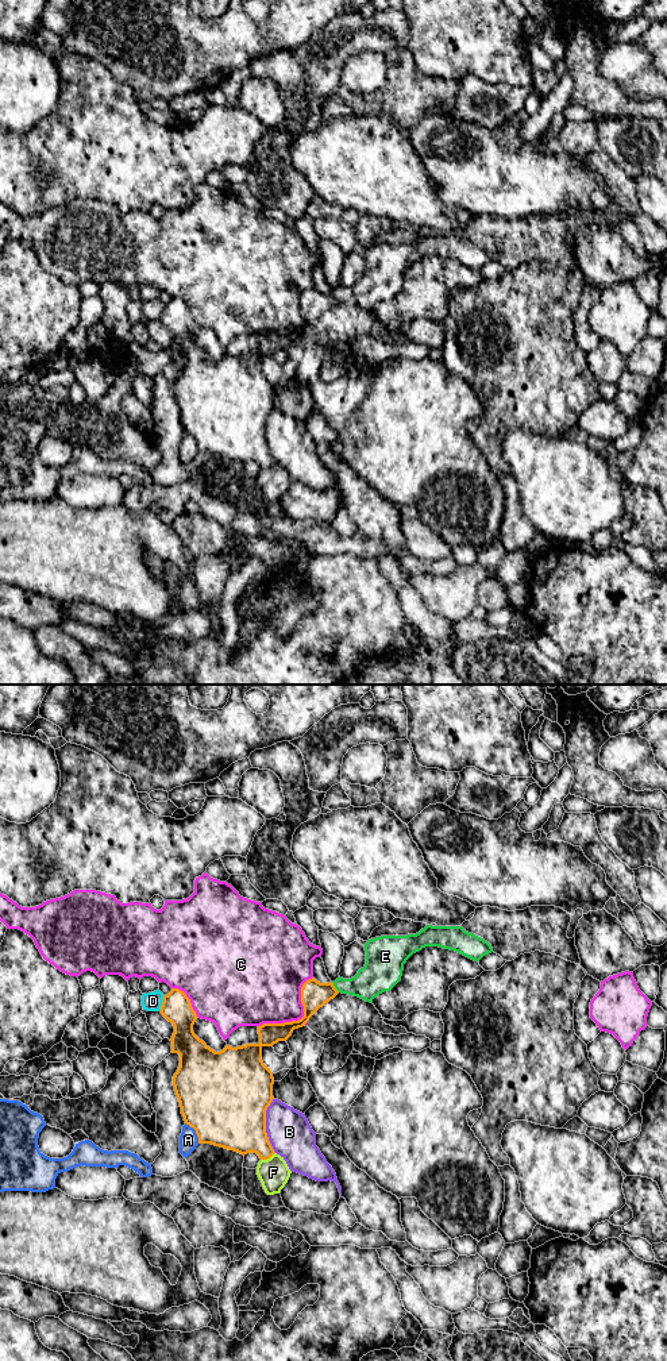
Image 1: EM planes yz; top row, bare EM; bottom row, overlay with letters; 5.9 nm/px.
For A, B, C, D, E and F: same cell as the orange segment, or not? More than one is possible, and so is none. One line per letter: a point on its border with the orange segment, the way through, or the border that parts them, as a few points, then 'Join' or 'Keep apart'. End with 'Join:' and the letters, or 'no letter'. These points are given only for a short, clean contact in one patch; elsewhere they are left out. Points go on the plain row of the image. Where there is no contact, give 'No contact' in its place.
A: Touches orange at yz (196, 440). Keep apart
B: Touches orange at yz (265, 434). Keep apart
C: Touches orange at yz (301, 327). Keep apart
D: Touches orange at yz (162, 312). Keep apart
E: Touches orange at yz (334, 296). Path across: yz (313, 303), (320, 303), (334, 296), (361, 295), (374, 286). Join
F: Touches orange at yz (268, 466). Keep apart
Join: E

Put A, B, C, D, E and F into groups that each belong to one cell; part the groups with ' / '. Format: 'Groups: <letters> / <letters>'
Groups: A / B / C / D / E / F

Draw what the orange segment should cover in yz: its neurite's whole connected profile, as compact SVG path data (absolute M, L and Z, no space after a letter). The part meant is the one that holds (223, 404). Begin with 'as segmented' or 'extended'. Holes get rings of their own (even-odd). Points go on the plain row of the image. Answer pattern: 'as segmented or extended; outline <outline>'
extended; outline M427 234L416 243L381 244L365 252L366 273L351 288L338 286L335 290L320 292L315 286L301 296L304 325L298 329L284 332L263 332L258 335L259 351L232 356L225 354L220 361L211 358L194 340L193 333L198 327L190 308L178 297L163 305L161 323L173 332L174 342L170 347L171 362L180 363L180 375L173 385L173 394L180 410L181 423L186 433L196 439L198 452L211 452L240 463L257 462L261 469L270 467L275 460L266 442L266 419L273 410L274 386L270 377L262 370L262 356L286 350L294 338L305 335L309 327L339 301L358 305L373 312L373 308L390 300L402 285L404 273L416 261L425 255L439 255L455 259L474 270L493 261L491 254L483 247L466 240L462 235Z

